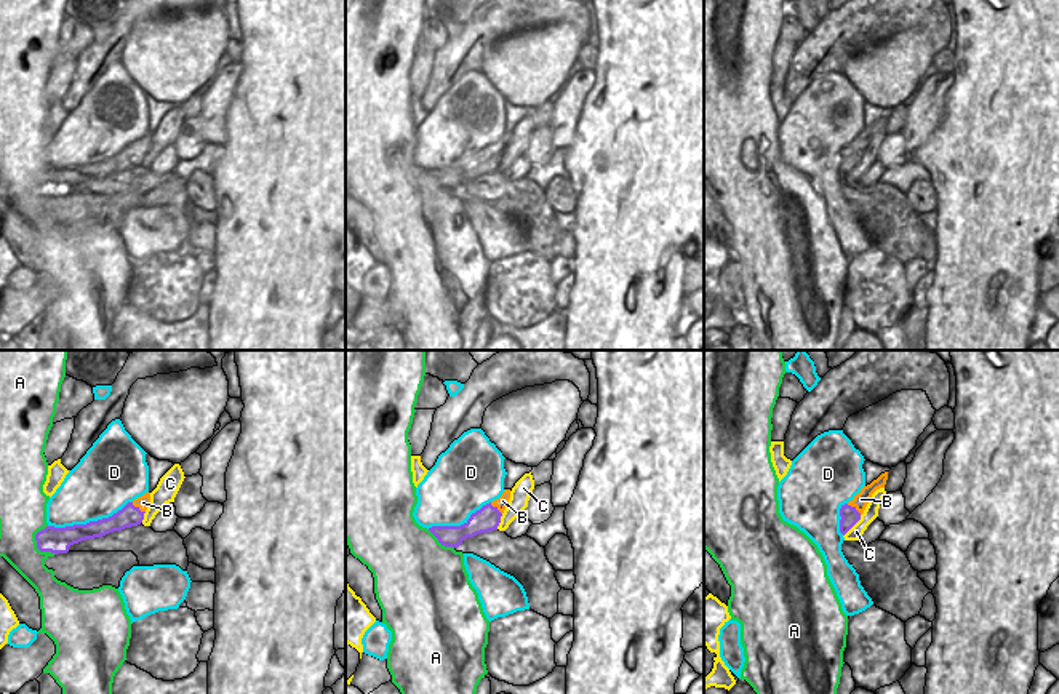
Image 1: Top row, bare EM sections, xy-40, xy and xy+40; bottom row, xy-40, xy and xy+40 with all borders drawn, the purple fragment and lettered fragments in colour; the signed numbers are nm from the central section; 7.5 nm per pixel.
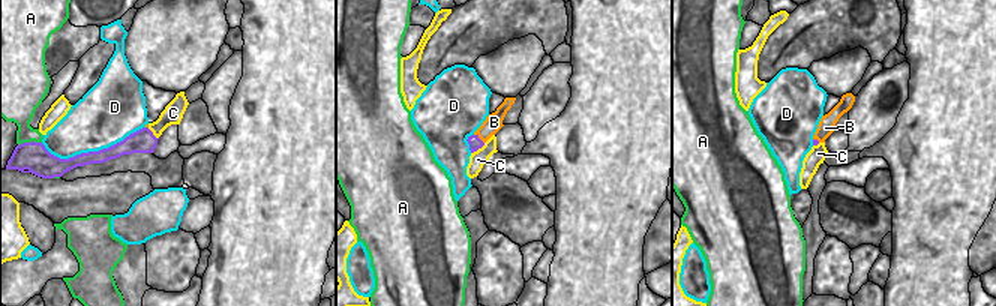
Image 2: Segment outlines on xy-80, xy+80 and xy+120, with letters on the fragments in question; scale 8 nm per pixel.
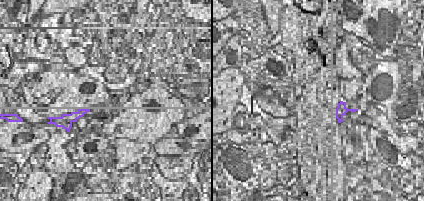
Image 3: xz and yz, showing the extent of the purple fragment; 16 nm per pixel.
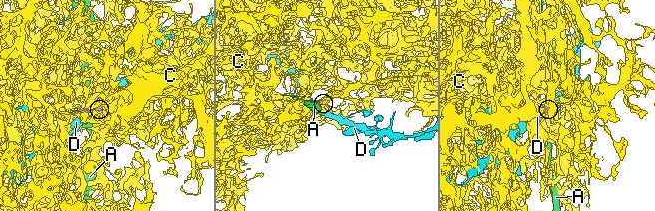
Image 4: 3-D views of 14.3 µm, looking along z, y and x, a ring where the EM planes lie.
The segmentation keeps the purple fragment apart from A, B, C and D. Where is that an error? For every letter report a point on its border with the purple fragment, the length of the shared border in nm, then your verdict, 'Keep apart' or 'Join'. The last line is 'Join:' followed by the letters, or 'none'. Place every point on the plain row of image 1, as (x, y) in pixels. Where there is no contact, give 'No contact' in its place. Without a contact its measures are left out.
A: Touches purple at xy-40 (37, 186). Shared border 240 nm. Keep apart
B: Touches purple at xy-40 (138, 149). Shared border 130 nm. Keep apart
C: Touches purple at xy+40 (853, 167). Shared border 220 nm. Keep apart
D: Touches purple at xy-40 (90, 163). Shared border 650 nm. Keep apart
Join: none

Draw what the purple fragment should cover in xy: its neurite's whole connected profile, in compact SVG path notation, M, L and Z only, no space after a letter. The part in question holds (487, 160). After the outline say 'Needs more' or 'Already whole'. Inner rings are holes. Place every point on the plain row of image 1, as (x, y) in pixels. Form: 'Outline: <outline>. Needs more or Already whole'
Outline: M491 144L470 157L461 168L432 168L429 173L445 189L459 189L464 181L498 171L502 155Z. Already whole

